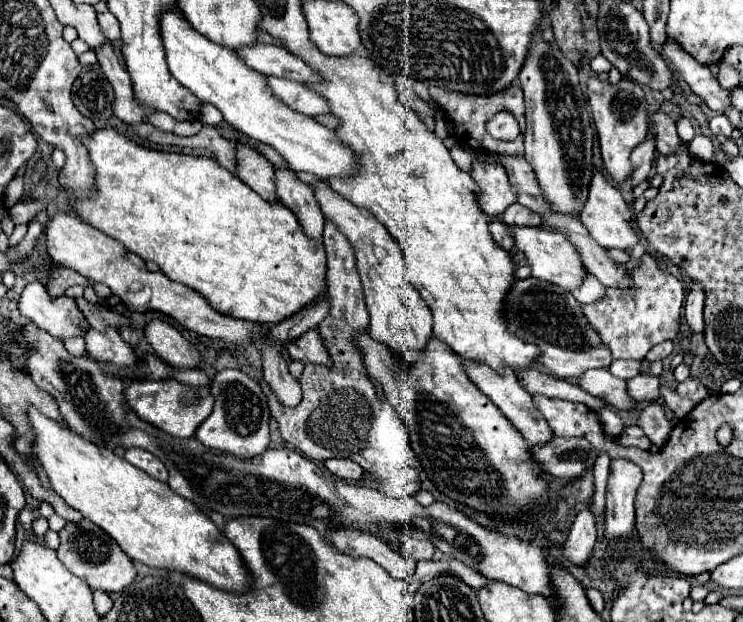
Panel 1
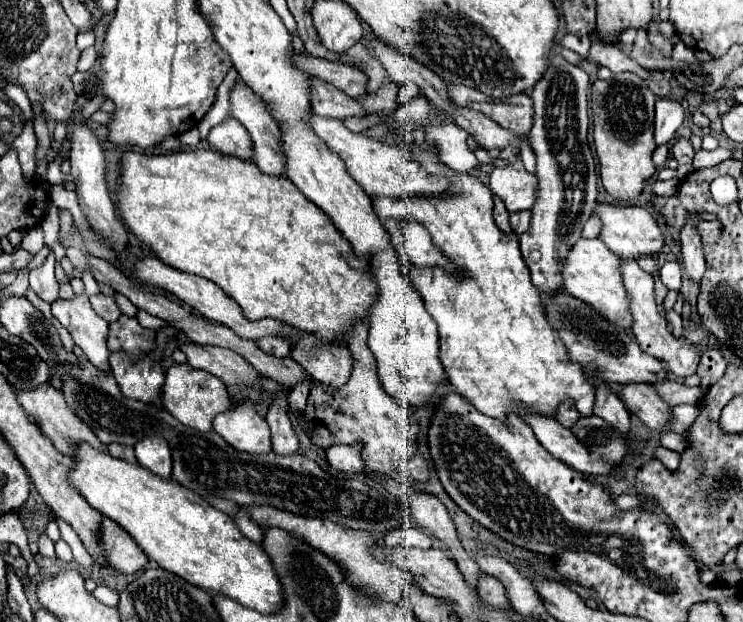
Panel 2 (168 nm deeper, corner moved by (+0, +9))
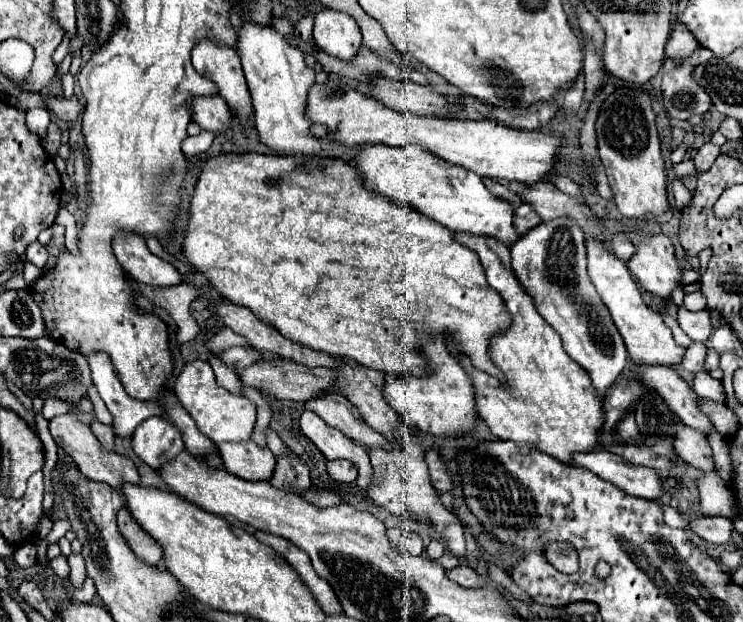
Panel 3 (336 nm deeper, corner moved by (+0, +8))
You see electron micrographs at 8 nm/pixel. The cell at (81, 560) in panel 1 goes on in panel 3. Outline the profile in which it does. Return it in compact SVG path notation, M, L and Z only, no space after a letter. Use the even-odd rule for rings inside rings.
M123 507L117 513L117 523L119 523L119 531L127 539L129 547L135 551L135 555L145 559L149 565L157 565L163 559L161 545L153 537L149 537L149 533L145 533L141 529L141 525L137 525L137 521L133 519L133 515L129 513L127 507Z

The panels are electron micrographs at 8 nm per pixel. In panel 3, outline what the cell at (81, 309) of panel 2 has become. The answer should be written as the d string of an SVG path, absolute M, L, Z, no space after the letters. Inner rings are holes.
M91 353L87 355L87 361L93 373L93 383L109 413L113 415L111 429L115 437L131 437L141 421L165 413L165 405L159 405L155 401L131 399L119 383L117 373L113 373L115 369L105 353Z

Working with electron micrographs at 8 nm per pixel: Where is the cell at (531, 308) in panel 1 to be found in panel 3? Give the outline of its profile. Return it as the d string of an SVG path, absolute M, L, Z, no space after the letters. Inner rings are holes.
M637 365L635 373L647 387L655 389L669 409L689 427L701 431L703 435L709 435L715 431L713 423L705 413L701 413L697 401L697 393L693 393L691 385L679 377L675 369L659 367L659 365Z

